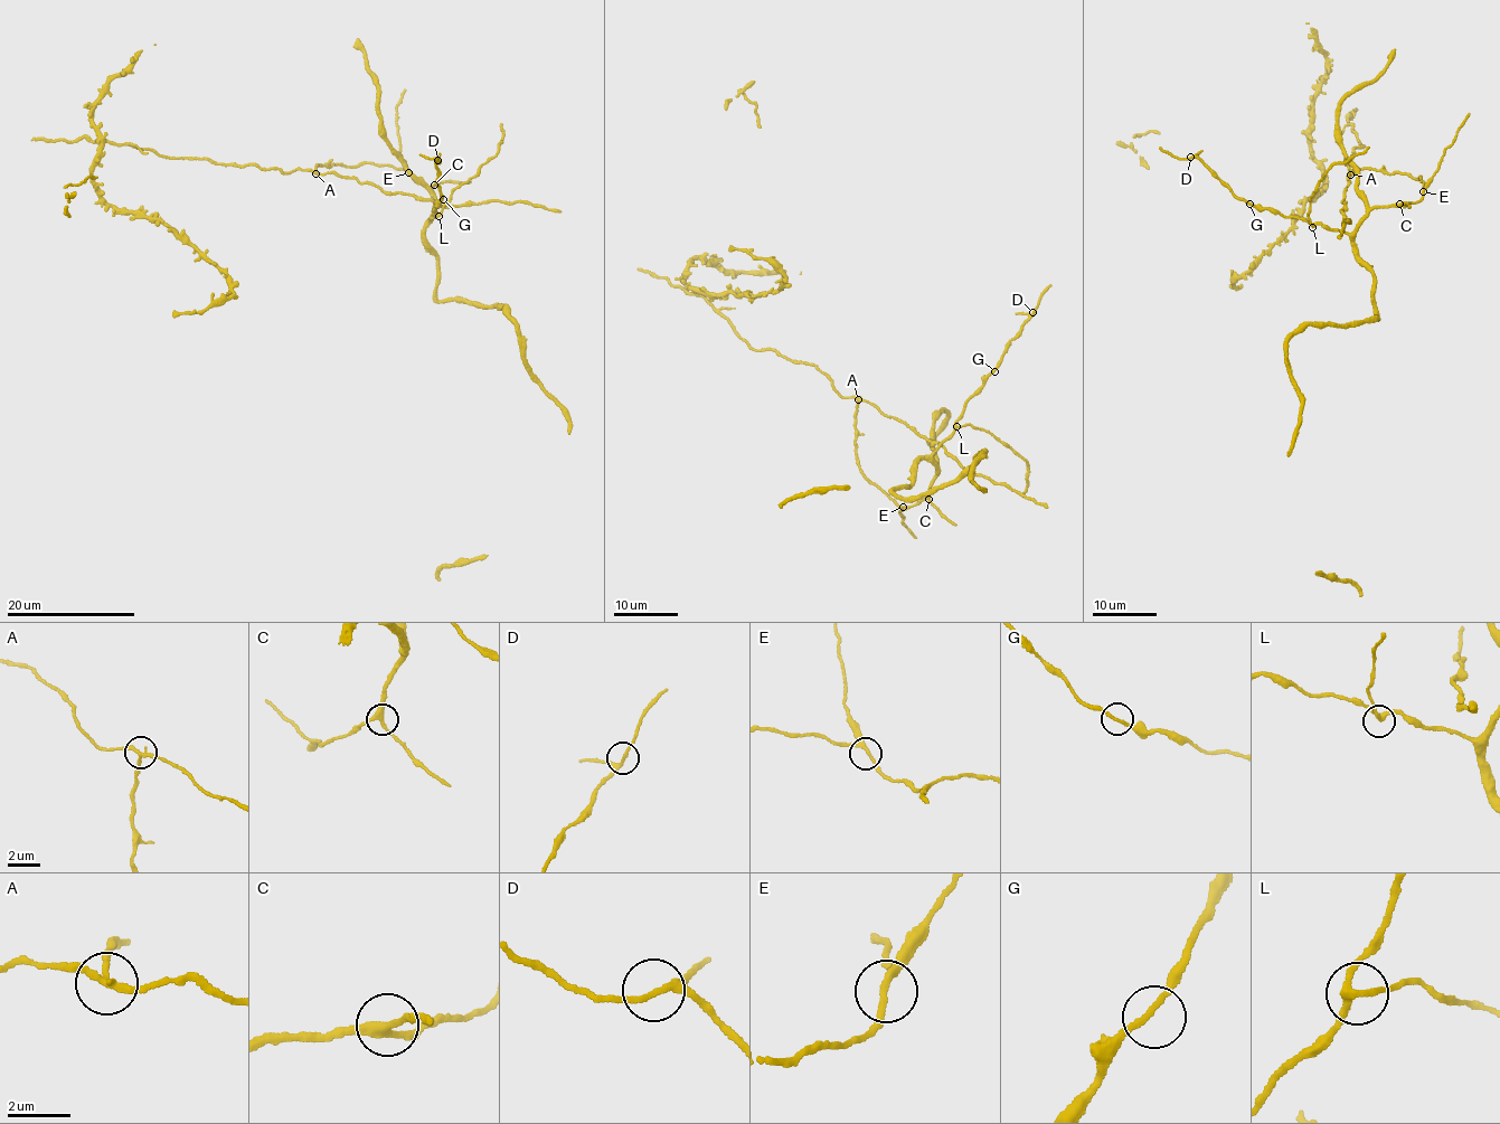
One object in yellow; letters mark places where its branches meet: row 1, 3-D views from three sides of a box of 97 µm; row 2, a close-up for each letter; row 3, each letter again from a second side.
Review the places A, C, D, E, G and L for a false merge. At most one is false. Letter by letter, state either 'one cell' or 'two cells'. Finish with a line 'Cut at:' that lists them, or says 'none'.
A: two cells
C: one cell
D: one cell
E: one cell
G: one cell
L: one cell
Cut at: A

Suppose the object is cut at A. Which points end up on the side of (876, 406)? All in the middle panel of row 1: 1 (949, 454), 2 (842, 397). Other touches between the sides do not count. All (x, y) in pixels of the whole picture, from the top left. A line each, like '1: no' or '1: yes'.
1: yes
2: yes

